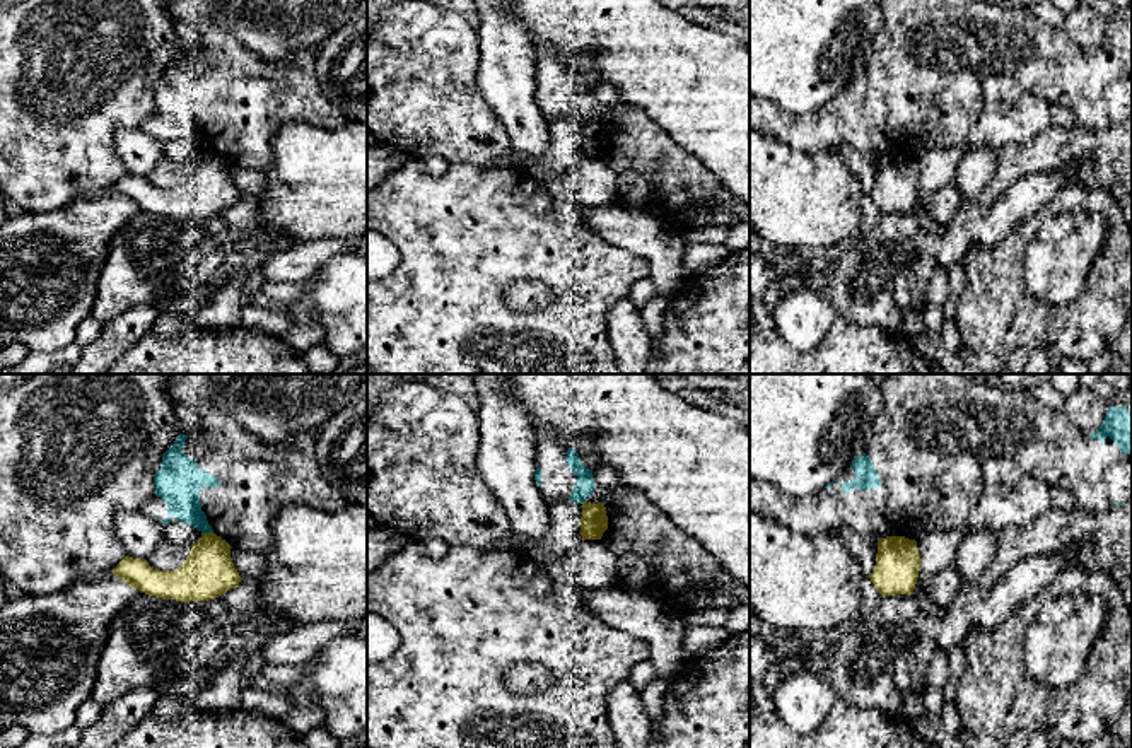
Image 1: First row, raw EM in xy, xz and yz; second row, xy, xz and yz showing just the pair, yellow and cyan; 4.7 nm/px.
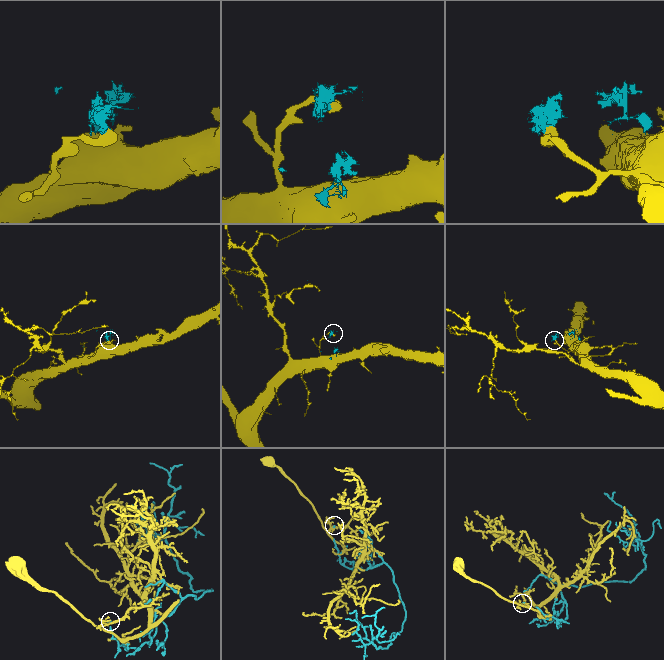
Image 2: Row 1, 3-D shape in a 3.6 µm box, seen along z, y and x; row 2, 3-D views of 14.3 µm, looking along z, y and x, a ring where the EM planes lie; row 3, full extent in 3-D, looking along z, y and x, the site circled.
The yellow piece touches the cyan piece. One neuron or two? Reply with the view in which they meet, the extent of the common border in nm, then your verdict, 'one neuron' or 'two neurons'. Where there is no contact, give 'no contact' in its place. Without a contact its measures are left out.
xy | 60 nm | two neurons

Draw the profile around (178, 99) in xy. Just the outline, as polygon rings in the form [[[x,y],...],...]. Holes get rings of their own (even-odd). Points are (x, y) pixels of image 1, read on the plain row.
[[[171,0],[172,14],[198,29],[201,46],[198,60],[188,67],[196,79],[181,68],[188,53],[179,51],[155,89],[155,113],[167,121],[162,142],[169,142],[176,133],[179,140],[201,150],[215,150],[234,166],[265,171],[273,162],[271,138],[283,123],[336,128],[348,120],[319,89],[314,72],[316,51],[299,51],[282,63],[256,56],[213,20],[213,12],[224,3],[225,0]]]

